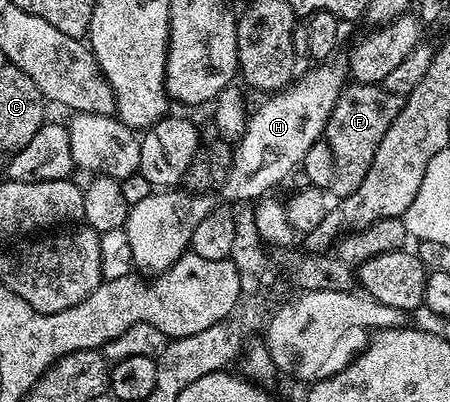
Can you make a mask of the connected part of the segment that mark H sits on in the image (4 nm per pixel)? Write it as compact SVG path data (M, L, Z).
M333 62L312 66L315 68L309 70L305 75L303 73L298 76L285 90L270 94L266 98L268 100L263 102L254 114L252 112L248 116L245 131L234 146L228 177L219 189L227 199L226 202L251 203L264 198L265 193L283 182L293 171L295 173L300 168L304 154L311 149L311 145L320 142L324 136L326 123L330 119L331 109L334 108L335 101L338 100L347 83L347 71L344 64Z

